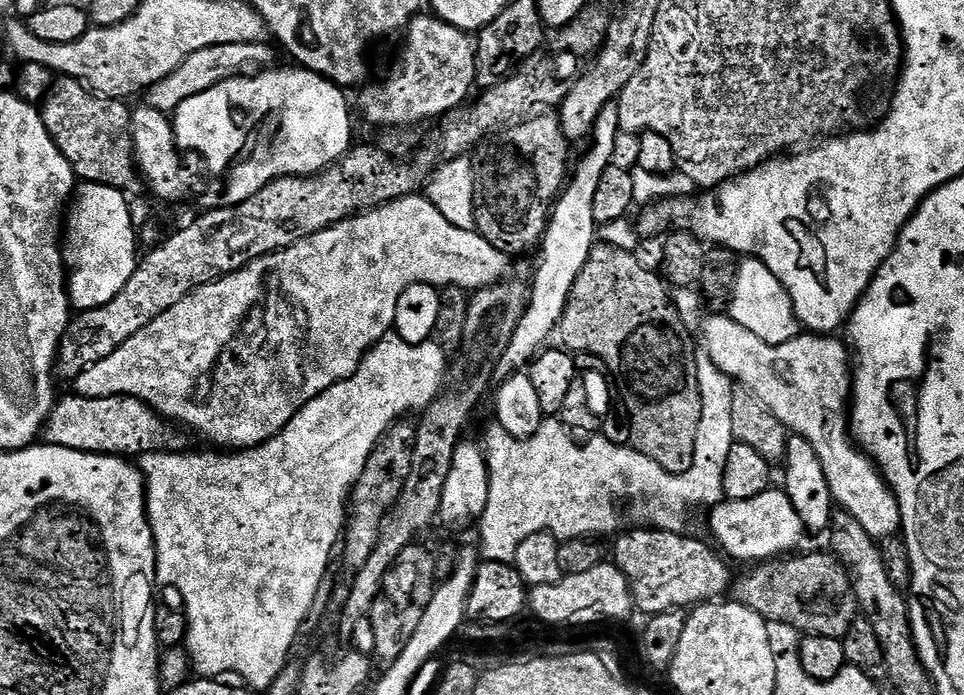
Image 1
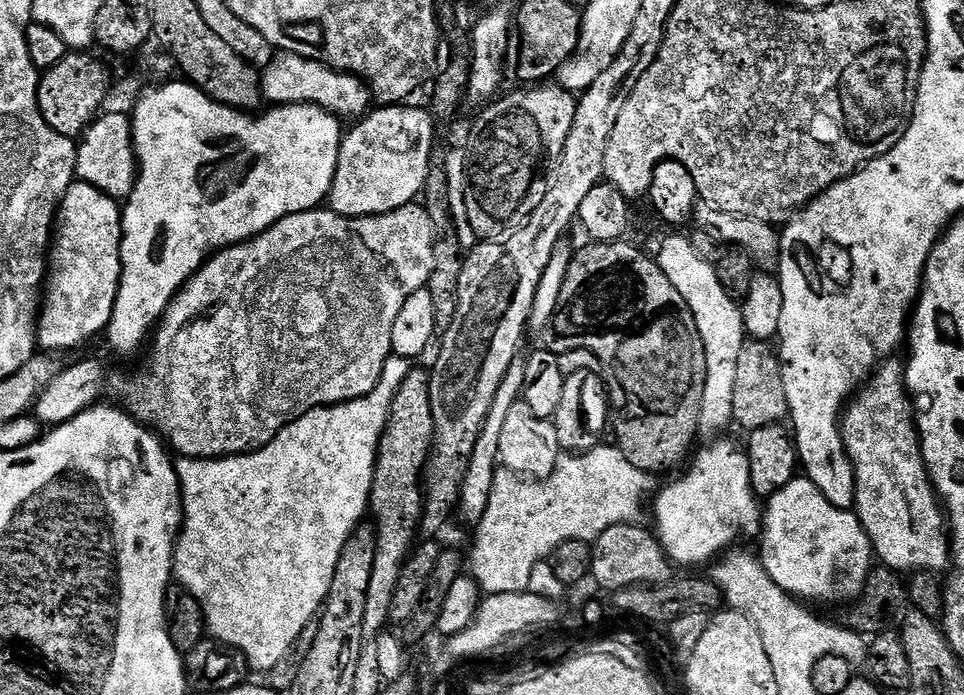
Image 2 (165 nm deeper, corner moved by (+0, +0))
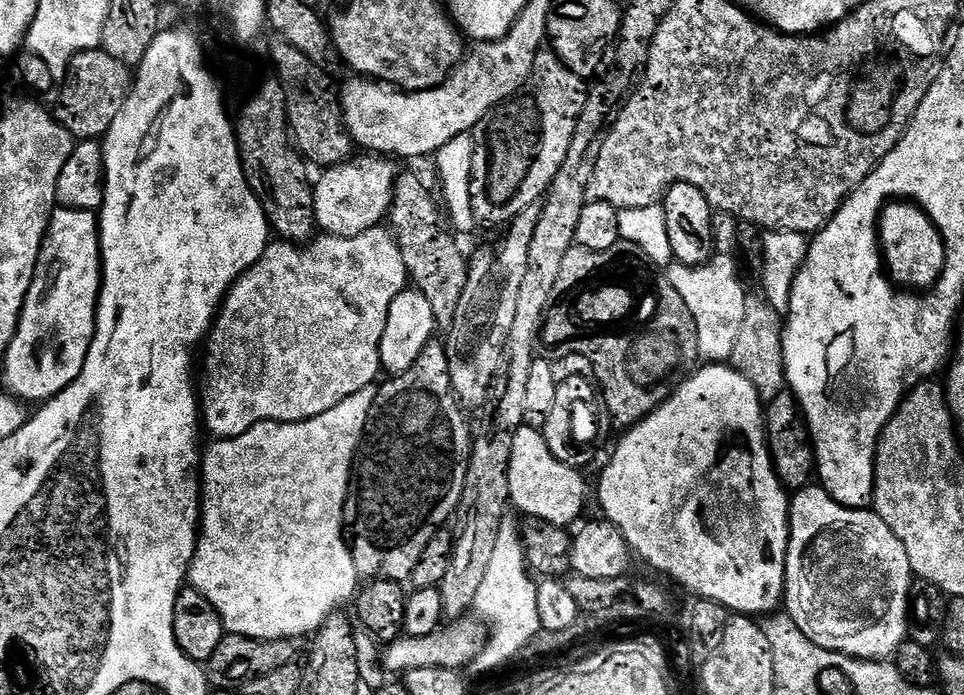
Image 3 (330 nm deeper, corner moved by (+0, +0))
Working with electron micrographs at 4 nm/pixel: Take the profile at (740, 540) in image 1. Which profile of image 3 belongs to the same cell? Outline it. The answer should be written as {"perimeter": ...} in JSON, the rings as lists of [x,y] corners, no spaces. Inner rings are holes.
{"perimeter":[[[823,486],[801,488],[791,497],[788,509],[788,553],[786,554],[786,578],[784,579],[784,604],[786,614],[814,642],[814,646],[822,646],[831,652],[837,652],[841,657],[856,656],[858,659],[891,661],[896,652],[909,639],[908,625],[910,623],[910,601],[914,595],[914,577],[910,566],[910,557],[906,554],[906,546],[898,542],[898,534],[882,522],[882,518],[874,510],[862,508],[847,508],[834,498],[830,498]]]}

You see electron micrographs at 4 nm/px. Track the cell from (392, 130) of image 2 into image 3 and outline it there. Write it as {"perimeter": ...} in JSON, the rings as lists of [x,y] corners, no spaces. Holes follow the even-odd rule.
{"perimeter":[[[362,156],[325,169],[315,181],[315,218],[317,227],[325,234],[336,237],[357,237],[366,230],[379,227],[389,215],[398,169],[393,161],[382,156]]]}

